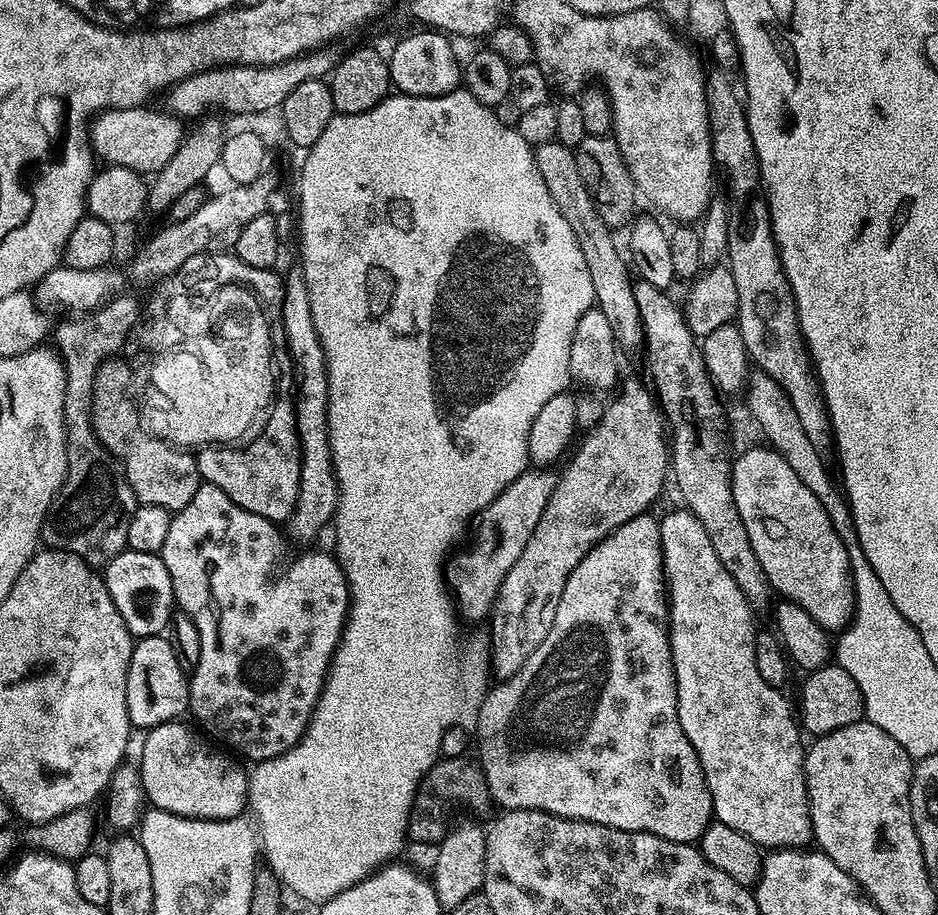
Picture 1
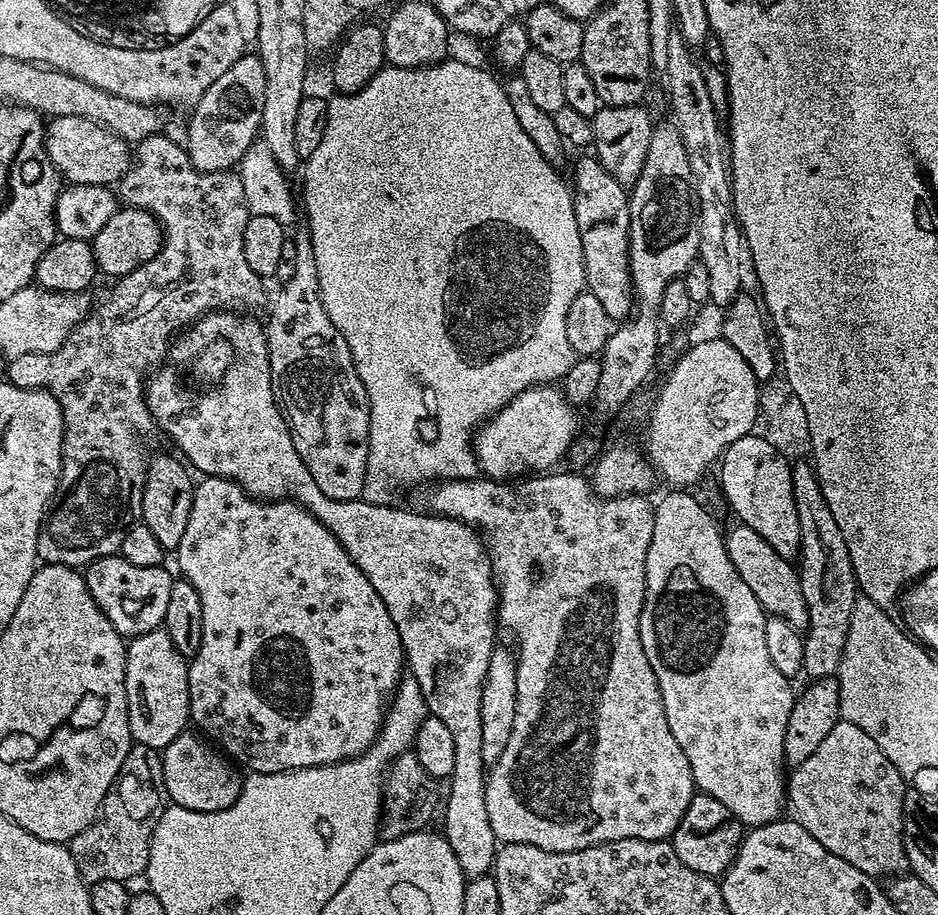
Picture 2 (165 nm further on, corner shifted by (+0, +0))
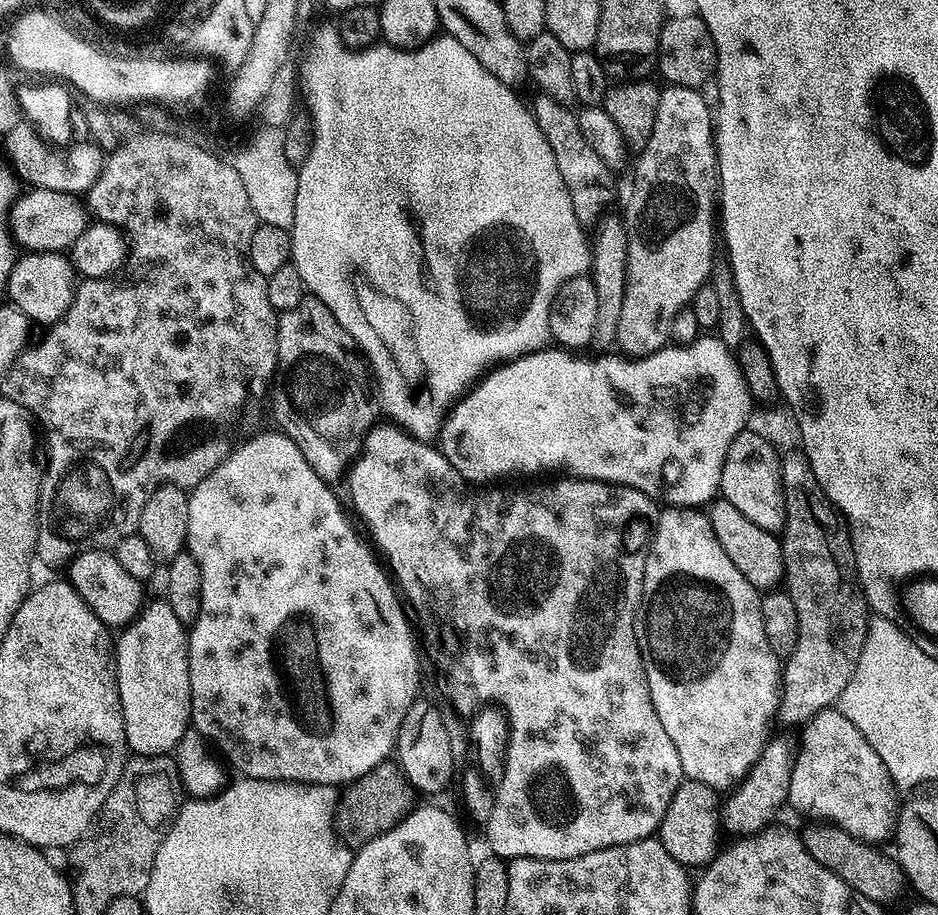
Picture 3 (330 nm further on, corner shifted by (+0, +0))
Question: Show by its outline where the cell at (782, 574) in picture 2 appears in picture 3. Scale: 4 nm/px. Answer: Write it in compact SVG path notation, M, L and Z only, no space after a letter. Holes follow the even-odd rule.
M716 498L707 505L706 515L714 526L714 534L718 542L722 542L722 550L726 550L726 558L738 566L742 578L750 582L758 590L772 590L784 579L784 559L779 535L762 530L762 526L754 526L746 514L741 514L734 505L723 498Z

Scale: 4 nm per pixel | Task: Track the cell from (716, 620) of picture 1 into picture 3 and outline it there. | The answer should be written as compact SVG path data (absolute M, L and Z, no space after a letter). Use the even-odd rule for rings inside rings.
M668 506L663 509L656 523L656 533L652 545L648 548L646 570L644 571L644 593L640 599L640 612L636 616L636 637L642 654L642 662L646 670L646 682L650 686L650 698L654 702L654 710L658 710L658 719L666 734L670 734L670 742L678 750L678 759L682 761L682 770L689 780L697 780L717 790L728 790L740 783L754 766L758 754L766 743L768 719L771 721L780 704L780 685L782 683L782 660L770 650L770 642L766 642L766 626L762 626L762 610L760 609L761 593L746 578L730 558L726 558L726 550L722 550L722 542L714 534L714 526L703 511L694 508L677 508Z

